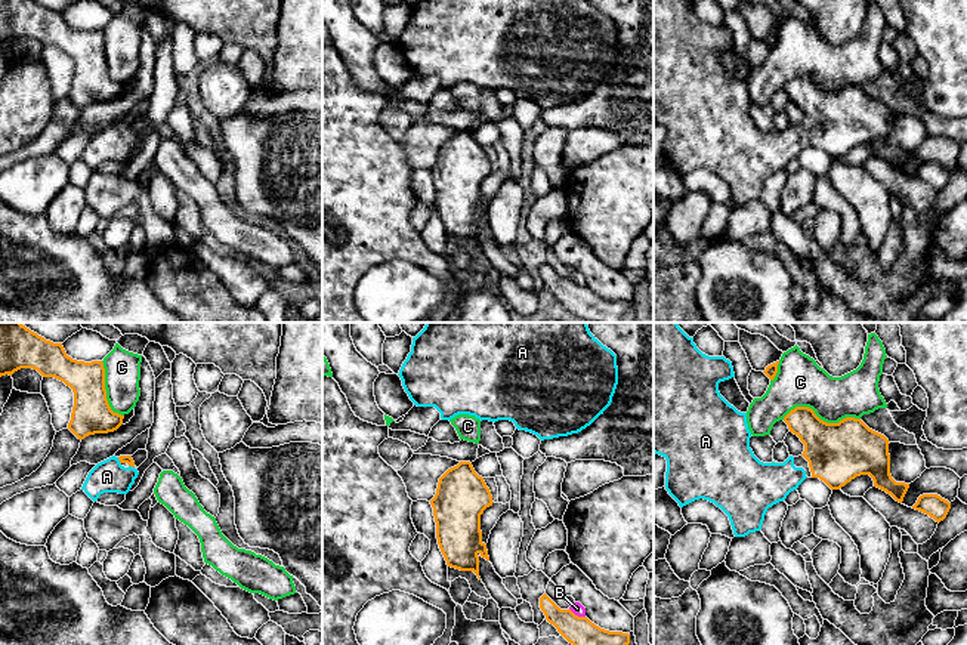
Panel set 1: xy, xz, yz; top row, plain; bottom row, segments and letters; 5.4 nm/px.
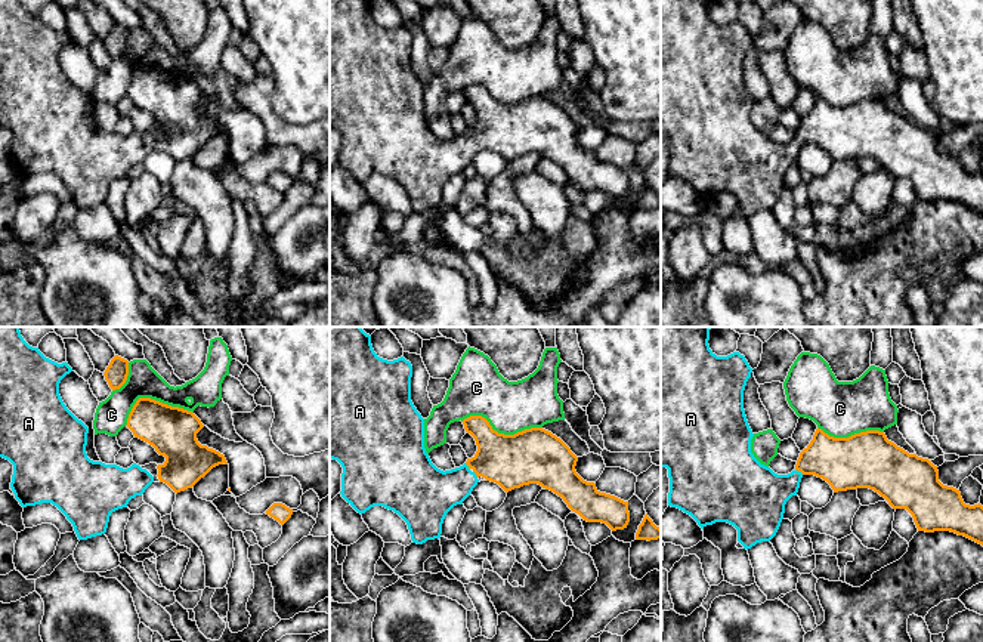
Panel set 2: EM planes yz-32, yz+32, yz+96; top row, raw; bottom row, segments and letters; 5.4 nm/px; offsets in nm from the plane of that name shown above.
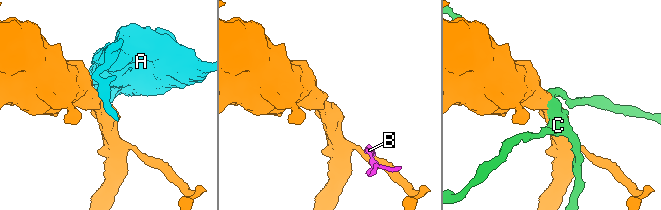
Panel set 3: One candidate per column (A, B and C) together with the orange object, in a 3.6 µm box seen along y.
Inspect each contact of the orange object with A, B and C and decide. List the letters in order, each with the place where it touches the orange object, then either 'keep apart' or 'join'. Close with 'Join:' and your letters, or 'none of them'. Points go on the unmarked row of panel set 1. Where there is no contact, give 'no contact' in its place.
A: xy (119, 127) | join
B: xz (577, 284) | keep apart
C: yz (819, 88) | keep apart
Join: A

